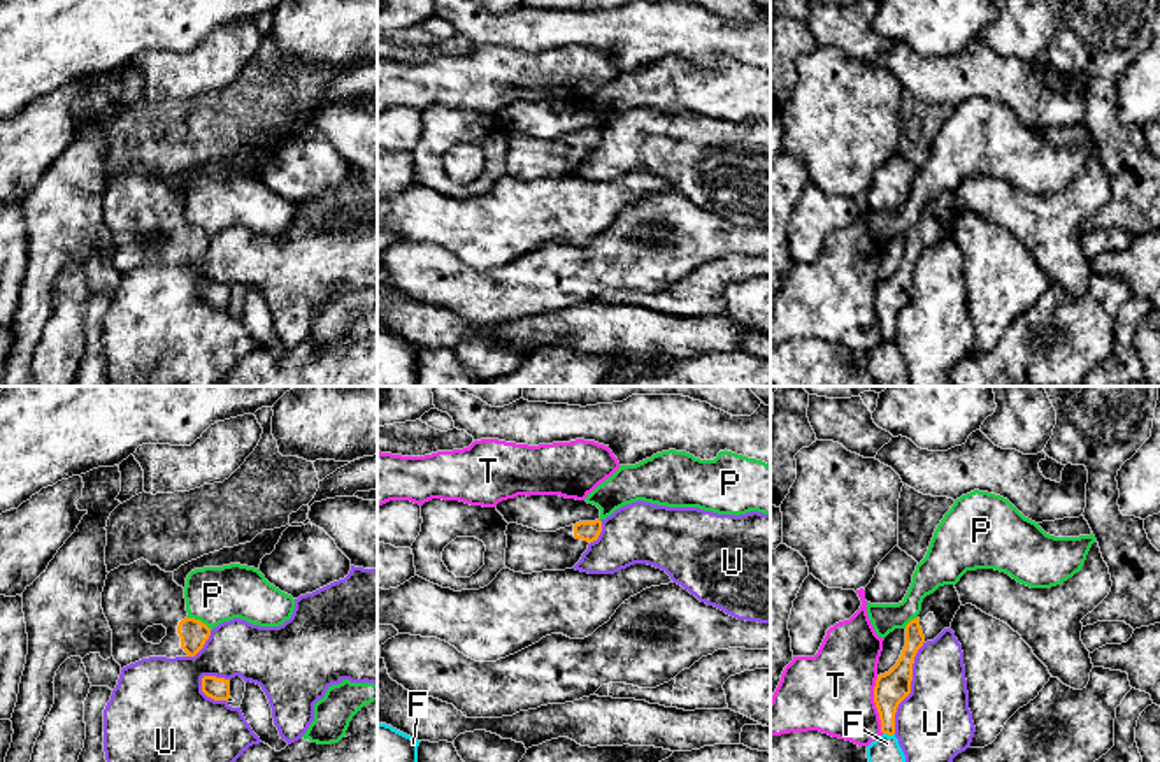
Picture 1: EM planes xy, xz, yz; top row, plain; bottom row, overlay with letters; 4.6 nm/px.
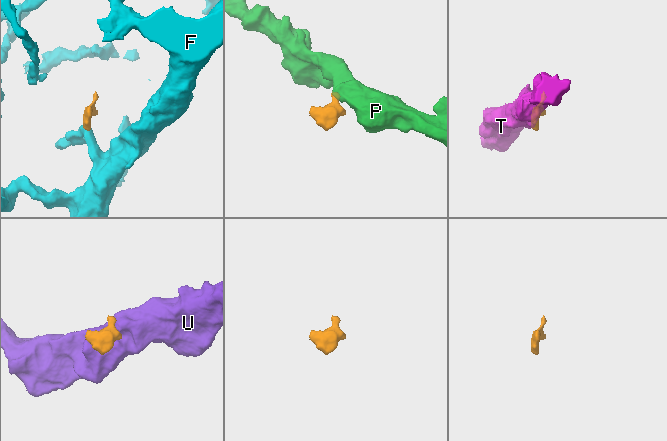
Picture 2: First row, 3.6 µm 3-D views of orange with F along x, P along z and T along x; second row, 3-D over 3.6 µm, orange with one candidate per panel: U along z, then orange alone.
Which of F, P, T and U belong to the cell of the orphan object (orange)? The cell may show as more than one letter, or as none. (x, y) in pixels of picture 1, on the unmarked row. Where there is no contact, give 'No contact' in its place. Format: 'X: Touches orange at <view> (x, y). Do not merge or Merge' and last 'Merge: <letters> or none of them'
F: Touches orange at yz (888, 341). Do not merge
P: Touches orange at xy (199, 227). Do not merge
T: Touches orange at yz (876, 311). Do not merge
U: Touches orange at yz (909, 294). Do not merge
Merge: none of them

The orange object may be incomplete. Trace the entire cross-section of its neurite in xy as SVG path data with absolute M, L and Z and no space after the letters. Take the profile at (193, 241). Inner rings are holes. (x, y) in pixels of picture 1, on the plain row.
M144 165L119 172L107 181L102 216L112 237L112 263L121 276L149 263L195 263L211 242L205 230L188 223L184 195L174 188L174 179L165 179ZM153 232L167 235L160 251L147 249L142 244L142 239Z

